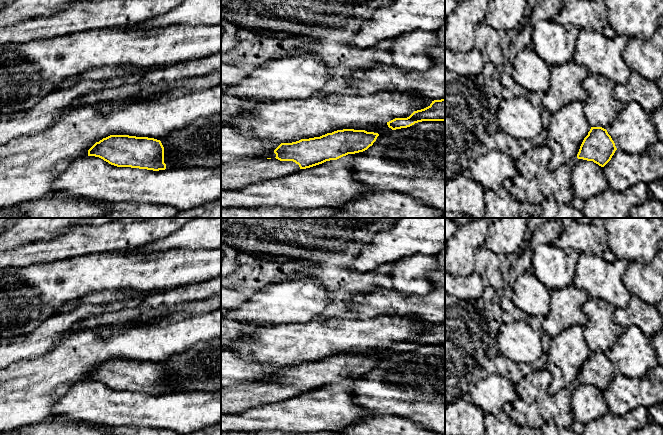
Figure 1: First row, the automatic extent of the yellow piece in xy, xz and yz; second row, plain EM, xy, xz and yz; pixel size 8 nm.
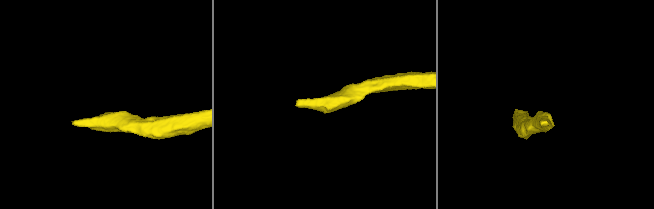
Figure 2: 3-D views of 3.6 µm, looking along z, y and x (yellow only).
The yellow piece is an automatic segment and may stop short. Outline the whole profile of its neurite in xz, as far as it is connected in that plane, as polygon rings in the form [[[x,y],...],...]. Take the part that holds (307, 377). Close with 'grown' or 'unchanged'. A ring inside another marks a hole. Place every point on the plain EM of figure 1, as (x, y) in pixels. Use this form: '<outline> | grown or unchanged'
[[[337,354],[320,361],[281,367],[274,374],[274,383],[221,387],[221,414],[241,413],[257,406],[277,404],[300,393],[363,376],[378,360],[378,357],[365,354]]] | grown

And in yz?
[[[591,351],[580,370],[577,382],[593,385],[604,391],[611,384],[616,374],[615,367],[606,353]]] | unchanged

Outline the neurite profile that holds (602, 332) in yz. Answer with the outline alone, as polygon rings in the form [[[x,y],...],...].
[[[589,297],[583,305],[587,316],[584,336],[591,351],[607,353],[623,335],[625,328],[614,318],[615,308],[599,298]]]

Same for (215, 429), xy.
[[[221,423],[203,428],[198,431],[193,431],[187,434],[180,435],[221,435]]]

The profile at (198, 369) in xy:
[[[221,337],[198,342],[160,363],[166,394],[221,391]]]

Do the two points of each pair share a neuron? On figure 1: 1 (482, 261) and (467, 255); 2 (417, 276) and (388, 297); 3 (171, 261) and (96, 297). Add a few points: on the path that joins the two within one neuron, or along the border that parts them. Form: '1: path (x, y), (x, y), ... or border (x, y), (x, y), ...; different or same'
1: border (484, 245), (475, 251), (474, 271); different
2: border (392, 288), (404, 295), (420, 296); different
3: border (134, 290), (101, 290), (87, 294); different

